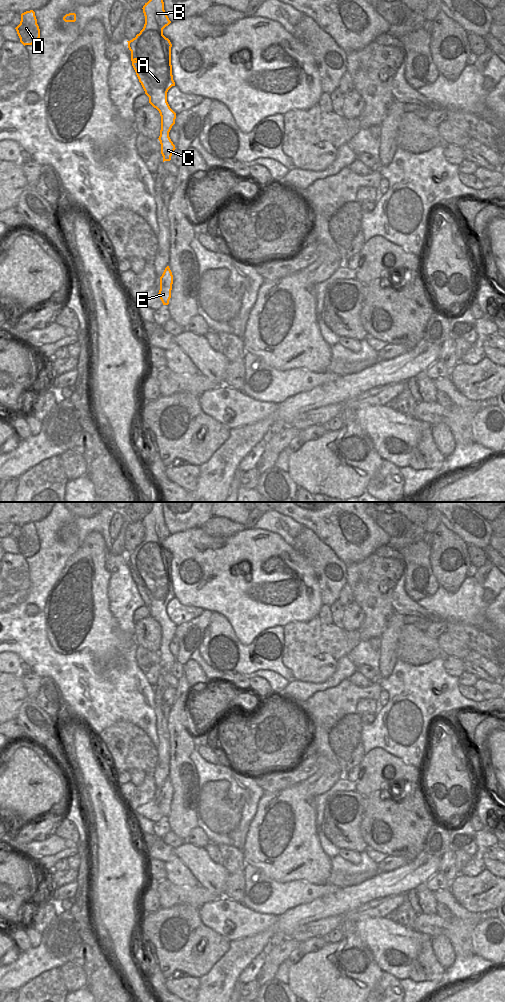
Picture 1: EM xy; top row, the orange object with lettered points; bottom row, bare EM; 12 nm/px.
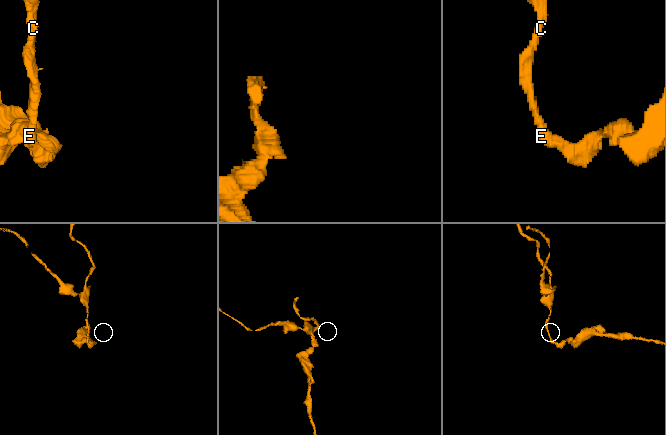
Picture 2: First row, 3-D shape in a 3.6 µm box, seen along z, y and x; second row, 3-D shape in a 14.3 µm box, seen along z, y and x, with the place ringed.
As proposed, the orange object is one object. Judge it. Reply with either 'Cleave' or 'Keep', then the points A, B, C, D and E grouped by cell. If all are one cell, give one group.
Cleave. Groups: A B C E / D.

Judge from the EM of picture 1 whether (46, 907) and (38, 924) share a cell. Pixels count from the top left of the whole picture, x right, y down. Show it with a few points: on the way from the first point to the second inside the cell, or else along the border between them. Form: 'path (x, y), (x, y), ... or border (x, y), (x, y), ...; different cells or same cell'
path (45, 911), (40, 920); same cell

